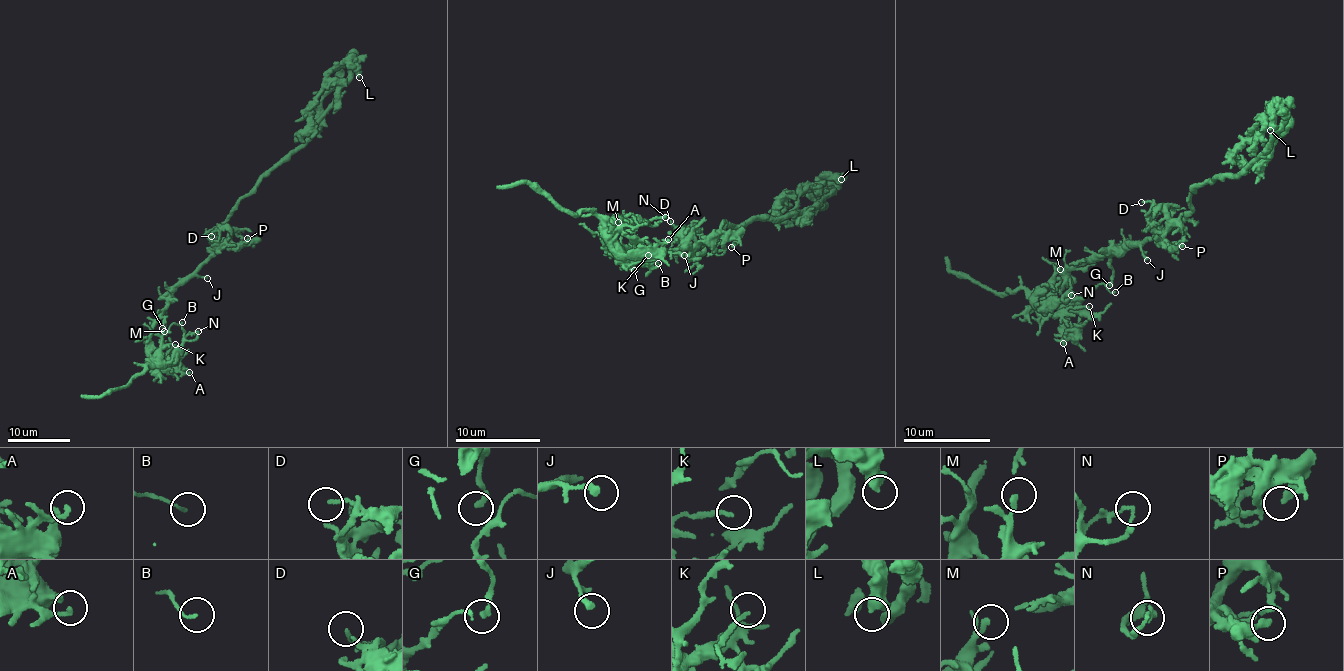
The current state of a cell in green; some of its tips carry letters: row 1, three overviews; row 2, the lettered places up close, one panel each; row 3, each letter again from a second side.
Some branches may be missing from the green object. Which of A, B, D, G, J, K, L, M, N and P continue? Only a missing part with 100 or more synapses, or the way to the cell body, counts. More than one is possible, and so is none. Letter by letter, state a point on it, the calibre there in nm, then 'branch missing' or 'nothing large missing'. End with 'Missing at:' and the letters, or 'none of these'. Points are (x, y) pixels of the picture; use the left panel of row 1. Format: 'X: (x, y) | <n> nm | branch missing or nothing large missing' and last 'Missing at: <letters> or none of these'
A: (189, 372) | 190 nm | nothing large missing
B: (182, 322) | 110 nm | nothing large missing
D: (211, 236) | 150 nm | nothing large missing
G: (162, 328) | 200 nm | nothing large missing
J: (207, 278) | 280 nm | nothing large missing
K: (175, 344) | 170 nm | nothing large missing
L: (359, 77) | 550 nm | nothing large missing
M: (164, 331) | 150 nm | nothing large missing
N: (198, 331) | 130 nm | nothing large missing
P: (247, 238) | 260 nm | nothing large missing
Missing at: none of these

